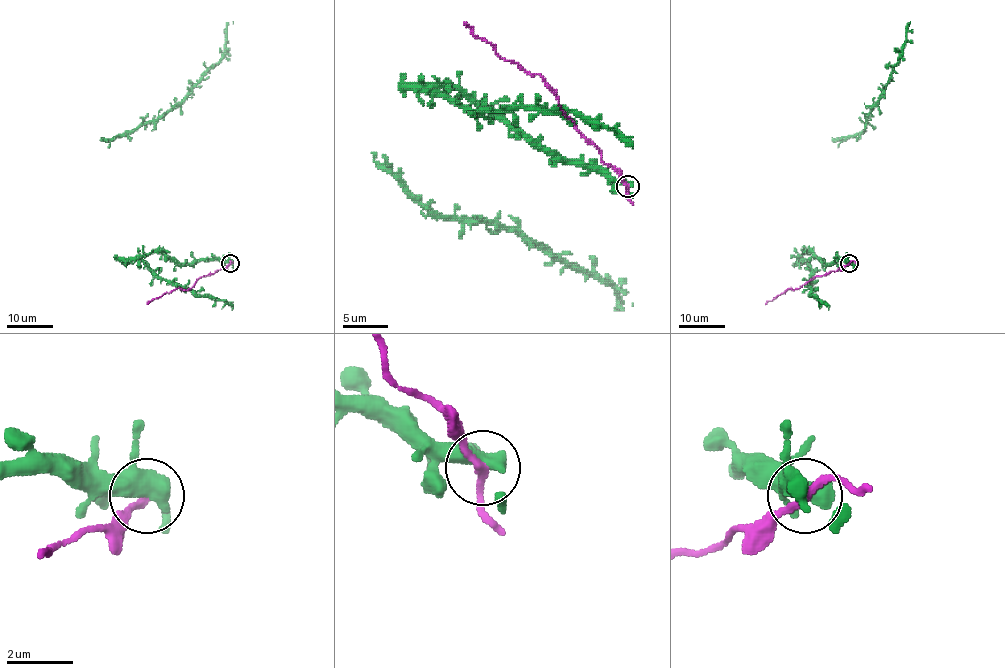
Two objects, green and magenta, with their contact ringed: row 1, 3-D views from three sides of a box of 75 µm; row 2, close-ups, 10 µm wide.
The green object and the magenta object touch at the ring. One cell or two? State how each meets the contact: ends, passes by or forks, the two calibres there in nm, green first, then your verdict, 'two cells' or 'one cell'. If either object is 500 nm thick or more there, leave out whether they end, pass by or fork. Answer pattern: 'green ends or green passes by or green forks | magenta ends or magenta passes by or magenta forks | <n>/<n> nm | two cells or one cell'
green forks | magenta passes by | 400/240 nm | one cell

